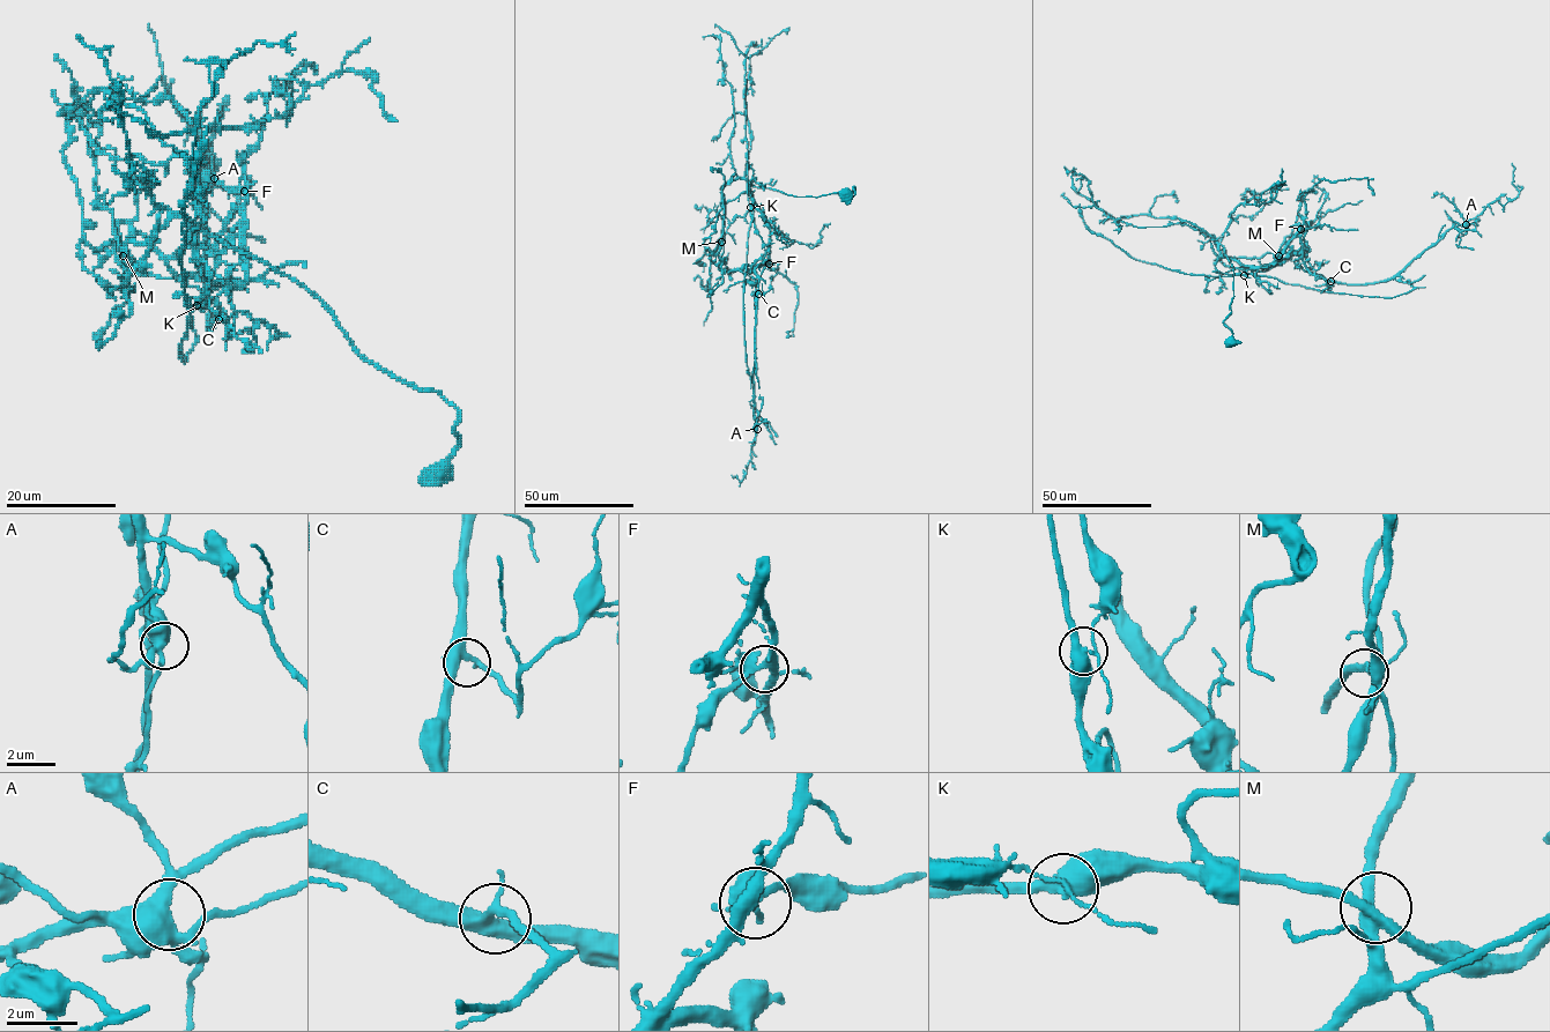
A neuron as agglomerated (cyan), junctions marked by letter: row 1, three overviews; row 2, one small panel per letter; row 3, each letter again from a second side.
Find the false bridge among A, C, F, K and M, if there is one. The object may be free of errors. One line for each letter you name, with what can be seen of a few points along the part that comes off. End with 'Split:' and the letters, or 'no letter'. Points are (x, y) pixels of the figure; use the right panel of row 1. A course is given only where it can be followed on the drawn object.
K: course (1244, 275), (1186, 274), (1132, 258), (1090, 230), (1080, 203)
Split: K

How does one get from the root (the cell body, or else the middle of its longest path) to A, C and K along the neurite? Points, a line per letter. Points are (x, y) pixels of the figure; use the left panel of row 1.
A: (436, 468), (460, 442), (439, 393), (194, 228), (201, 272), (246, 279), (239, 208), (208, 327), (214, 178)
C: (436, 468), (460, 442), (439, 393), (194, 228), (201, 272), (246, 279), (239, 208), (219, 319)
K: (436, 468), (460, 442), (453, 406), (368, 362), (294, 280), (194, 228), (208, 275), (198, 305)

